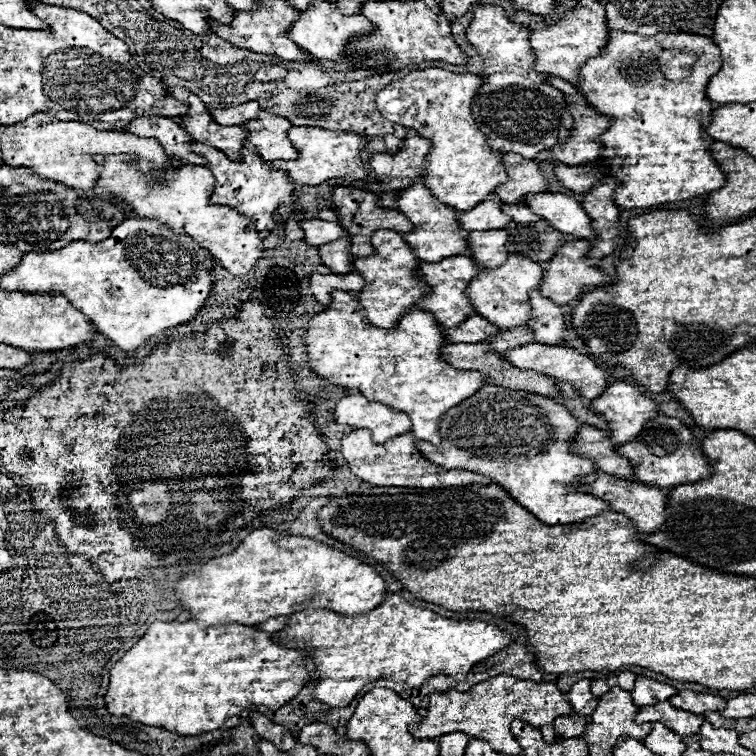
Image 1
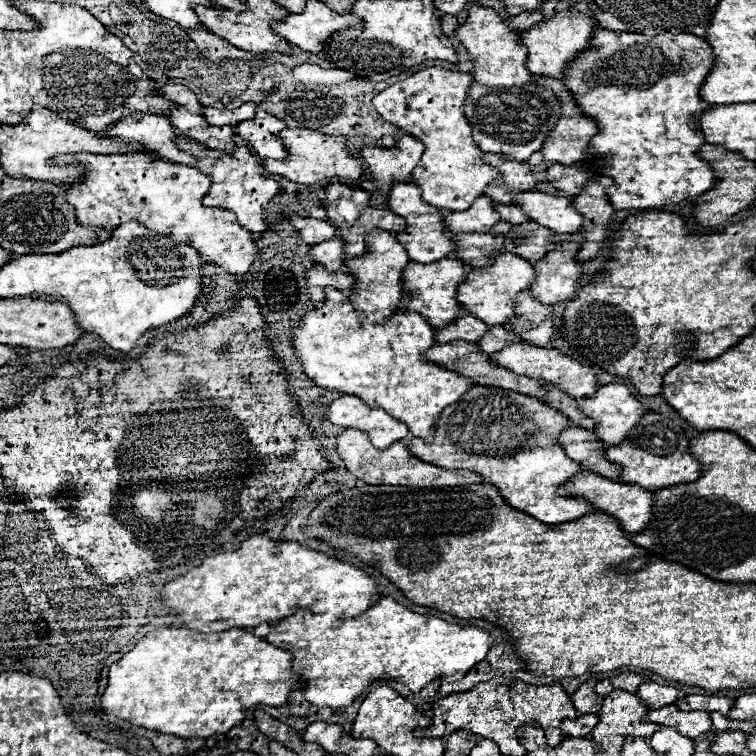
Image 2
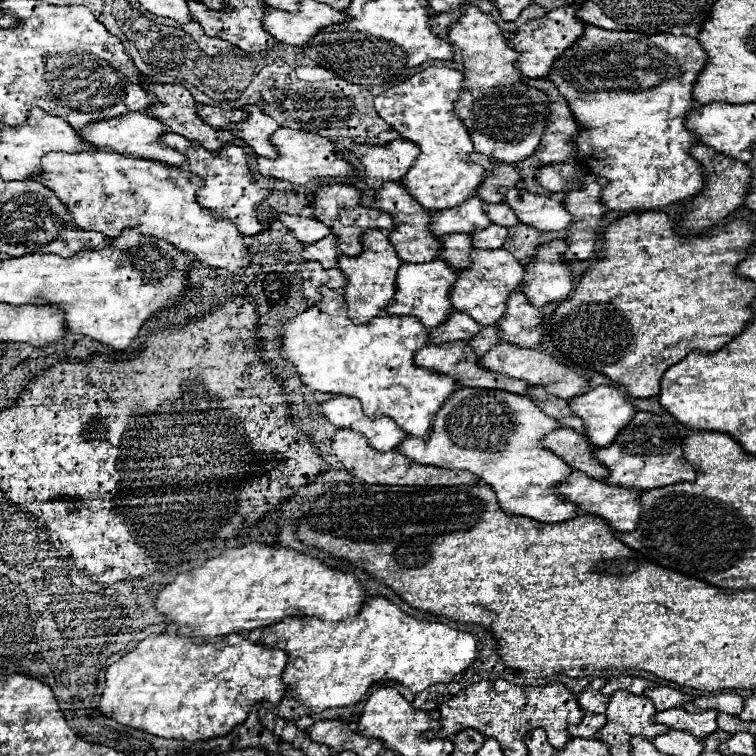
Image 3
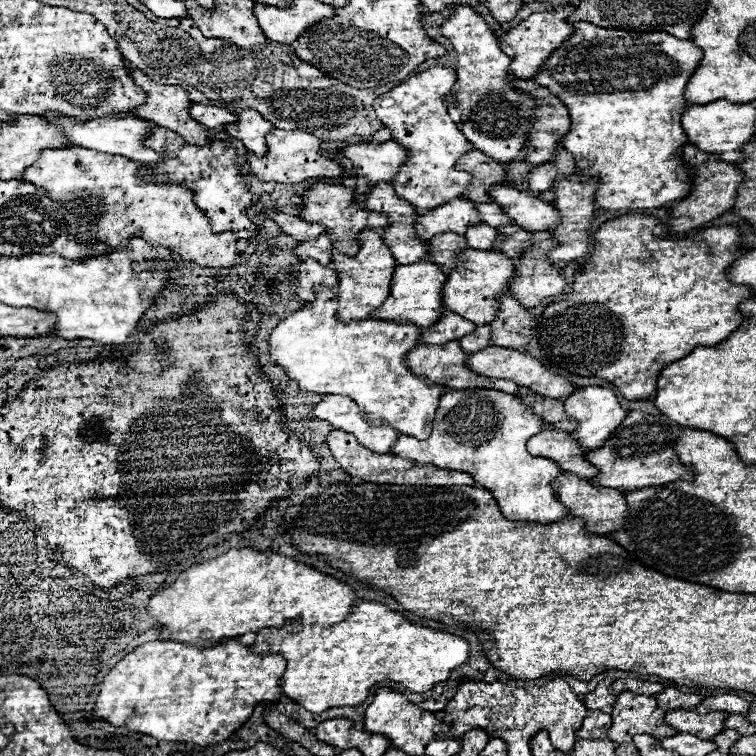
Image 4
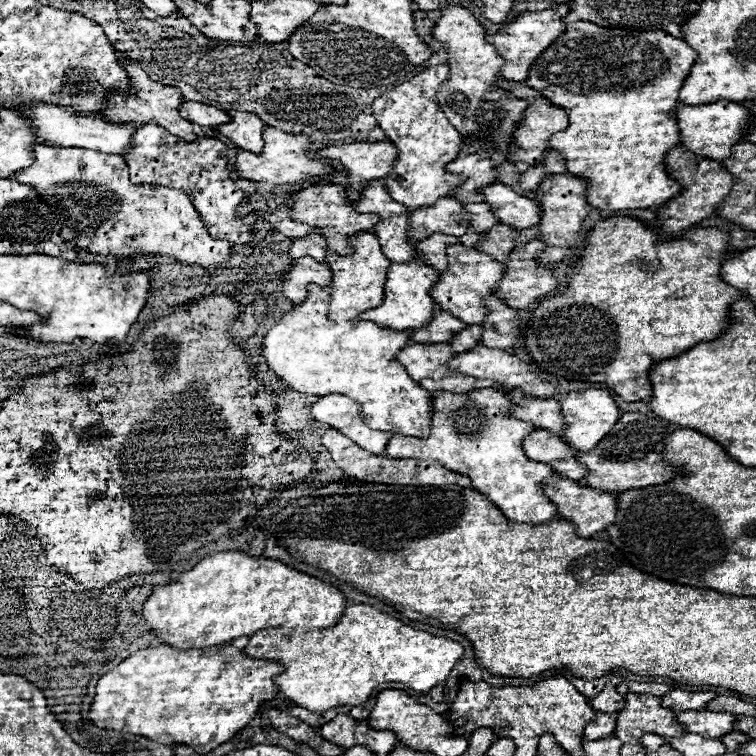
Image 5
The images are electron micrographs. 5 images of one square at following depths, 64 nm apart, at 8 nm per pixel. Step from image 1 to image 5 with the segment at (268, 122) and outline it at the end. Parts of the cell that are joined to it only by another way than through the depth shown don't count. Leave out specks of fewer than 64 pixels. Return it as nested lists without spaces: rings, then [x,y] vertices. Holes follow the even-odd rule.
[[[228,112],[230,122],[214,126],[222,136],[230,138],[238,148],[248,150],[248,152],[262,152],[264,140],[262,140],[262,130],[264,122],[250,112]]]

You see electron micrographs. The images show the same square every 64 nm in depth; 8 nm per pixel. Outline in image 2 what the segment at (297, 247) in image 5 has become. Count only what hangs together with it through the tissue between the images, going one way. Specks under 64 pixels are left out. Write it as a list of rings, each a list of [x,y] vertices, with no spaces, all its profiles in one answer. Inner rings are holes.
[[[334,236],[332,240],[326,240],[326,242],[320,242],[320,244],[314,244],[310,248],[310,258],[318,264],[322,264],[326,270],[344,270],[344,248],[342,248],[342,238],[340,236]]]

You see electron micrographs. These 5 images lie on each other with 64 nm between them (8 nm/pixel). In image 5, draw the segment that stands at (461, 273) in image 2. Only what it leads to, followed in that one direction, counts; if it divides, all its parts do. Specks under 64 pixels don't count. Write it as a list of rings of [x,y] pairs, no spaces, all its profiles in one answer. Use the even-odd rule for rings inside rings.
[[[420,262],[390,264],[382,304],[376,306],[374,310],[360,314],[356,320],[370,320],[370,322],[378,324],[380,328],[392,328],[392,330],[416,330],[416,328],[424,326],[436,310],[430,290],[432,290],[434,282],[438,280],[438,276],[440,276],[438,272],[434,272],[432,268],[428,268],[426,264],[420,264]]]

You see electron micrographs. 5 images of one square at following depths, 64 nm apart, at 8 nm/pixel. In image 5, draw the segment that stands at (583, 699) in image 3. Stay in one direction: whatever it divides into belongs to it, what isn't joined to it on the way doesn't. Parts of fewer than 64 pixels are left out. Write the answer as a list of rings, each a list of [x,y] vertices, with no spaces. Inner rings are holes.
[[[614,676],[606,686],[604,686],[604,690],[596,696],[596,698],[592,698],[590,700],[590,704],[592,704],[592,708],[596,710],[596,712],[620,712],[620,708],[624,708],[624,696],[622,694],[618,694],[618,690],[616,690],[616,686],[622,682],[622,678],[620,676]]]

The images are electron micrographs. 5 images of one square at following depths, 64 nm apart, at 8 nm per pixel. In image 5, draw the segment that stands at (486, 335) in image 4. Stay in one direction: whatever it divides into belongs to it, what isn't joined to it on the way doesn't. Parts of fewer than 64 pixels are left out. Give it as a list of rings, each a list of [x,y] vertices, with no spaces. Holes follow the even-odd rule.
[[[472,324],[464,332],[458,332],[448,344],[450,344],[452,352],[464,352],[464,350],[470,350],[470,348],[478,346],[480,344],[480,336],[482,336],[482,326]]]

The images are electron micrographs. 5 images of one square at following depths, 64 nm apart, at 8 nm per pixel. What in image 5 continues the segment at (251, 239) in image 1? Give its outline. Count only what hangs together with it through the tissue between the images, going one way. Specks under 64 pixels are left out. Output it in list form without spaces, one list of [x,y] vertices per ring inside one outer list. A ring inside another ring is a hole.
[[[34,144],[32,150],[34,162],[28,168],[14,172],[12,178],[38,192],[38,196],[56,212],[60,236],[66,242],[76,242],[78,250],[102,256],[114,254],[118,258],[154,254],[200,266],[214,266],[230,258],[232,246],[226,240],[210,238],[186,192],[166,186],[132,184],[128,164],[122,156],[46,144]]]

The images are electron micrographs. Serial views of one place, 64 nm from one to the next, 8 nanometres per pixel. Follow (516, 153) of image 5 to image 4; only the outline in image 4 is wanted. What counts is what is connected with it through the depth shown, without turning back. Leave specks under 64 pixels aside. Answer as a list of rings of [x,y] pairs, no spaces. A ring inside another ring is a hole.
[[[512,80],[512,86],[520,92],[536,96],[536,120],[532,122],[532,132],[528,132],[528,148],[522,160],[530,164],[550,162],[554,150],[558,150],[558,138],[570,132],[570,118],[566,106],[554,98],[548,88],[534,84],[532,80]]]

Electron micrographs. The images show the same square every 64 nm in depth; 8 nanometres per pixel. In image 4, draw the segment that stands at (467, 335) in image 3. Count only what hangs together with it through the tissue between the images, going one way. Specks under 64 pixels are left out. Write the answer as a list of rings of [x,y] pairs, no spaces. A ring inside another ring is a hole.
[[[444,312],[444,316],[440,316],[440,322],[432,324],[432,328],[426,328],[420,334],[420,342],[422,344],[446,344],[452,340],[460,340],[462,336],[470,334],[474,328],[476,326],[464,320],[462,316],[454,312]]]

